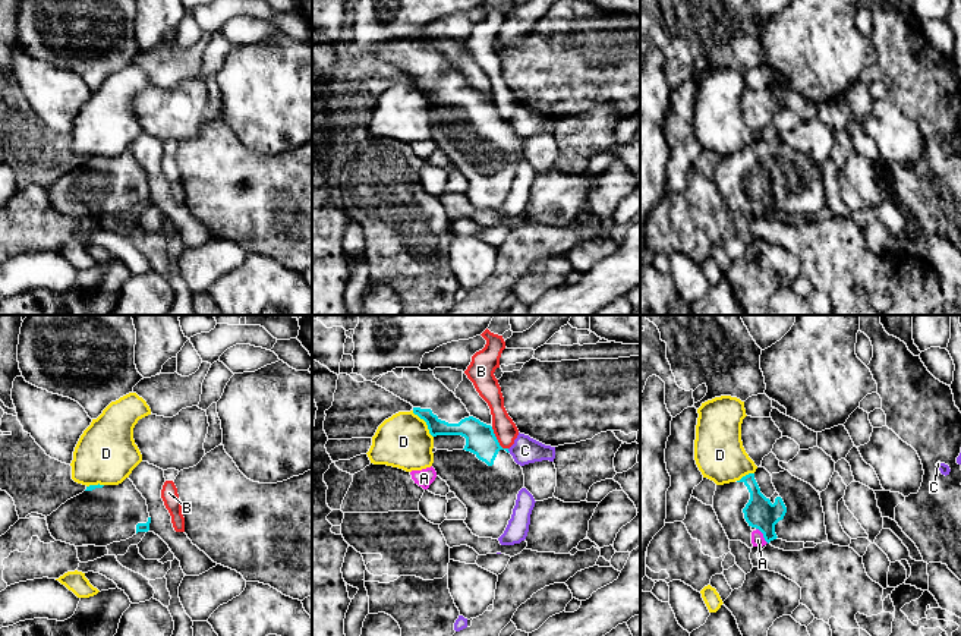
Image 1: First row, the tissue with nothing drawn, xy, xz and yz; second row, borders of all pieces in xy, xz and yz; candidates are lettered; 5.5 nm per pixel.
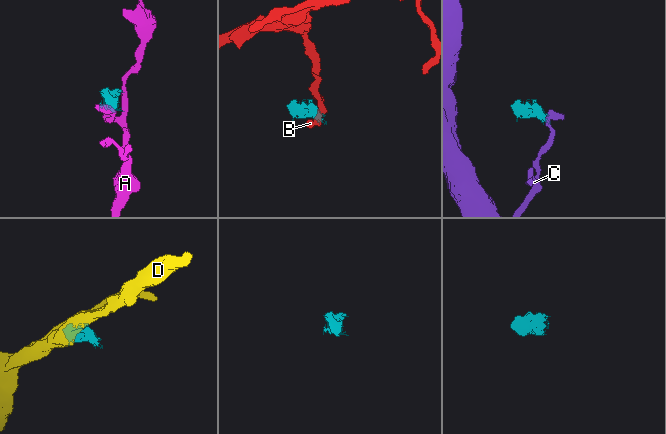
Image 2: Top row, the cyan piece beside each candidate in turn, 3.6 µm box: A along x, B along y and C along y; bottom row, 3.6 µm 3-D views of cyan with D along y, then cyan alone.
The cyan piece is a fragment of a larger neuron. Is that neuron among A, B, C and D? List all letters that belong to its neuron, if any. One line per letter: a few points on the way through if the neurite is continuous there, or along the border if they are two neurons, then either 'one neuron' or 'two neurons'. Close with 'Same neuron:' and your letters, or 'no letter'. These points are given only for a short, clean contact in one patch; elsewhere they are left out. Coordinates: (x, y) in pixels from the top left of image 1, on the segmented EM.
A: border along yz (756, 528), (768, 542); two neurons
B: border along xz (491, 427), (497, 441), (507, 449); two neurons
C: border along xz (507, 449), (510, 452); two neurons
D: two neurons
Same neuron: no letter

